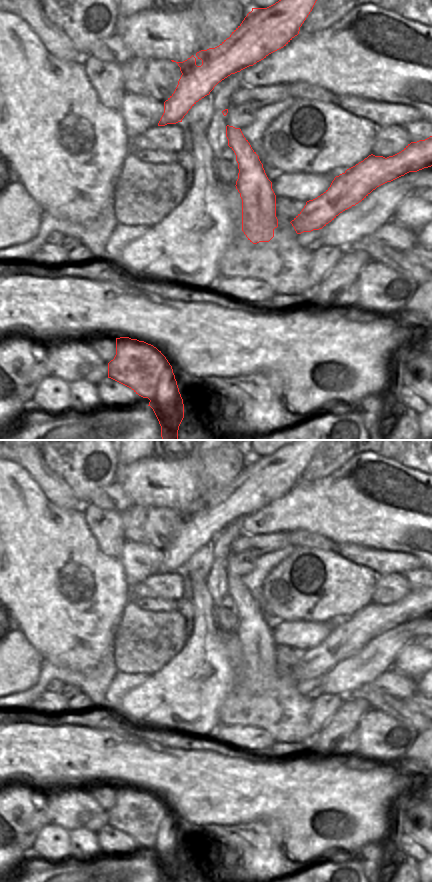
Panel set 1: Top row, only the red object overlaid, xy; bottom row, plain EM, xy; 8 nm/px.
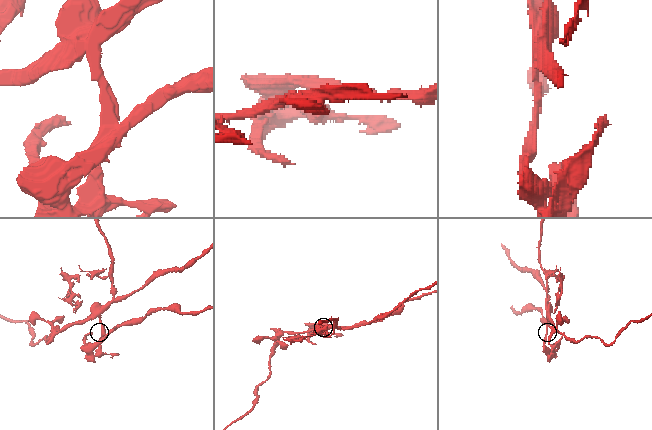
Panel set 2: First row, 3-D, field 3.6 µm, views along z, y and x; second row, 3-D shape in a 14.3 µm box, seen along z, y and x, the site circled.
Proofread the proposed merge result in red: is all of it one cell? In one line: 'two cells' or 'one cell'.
two cells

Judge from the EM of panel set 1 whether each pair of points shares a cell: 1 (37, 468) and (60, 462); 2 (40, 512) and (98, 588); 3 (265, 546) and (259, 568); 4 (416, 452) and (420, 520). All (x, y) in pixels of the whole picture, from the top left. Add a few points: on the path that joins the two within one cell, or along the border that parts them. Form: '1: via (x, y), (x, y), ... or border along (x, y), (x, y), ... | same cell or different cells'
1: border along (39, 450), (44, 462), (64, 481) | different cells
2: via (43, 531), (82, 570) | same cell
3: border along (284, 547), (269, 551), (256, 558) | different cells
4: border along (396, 459), (421, 472) | different cells

